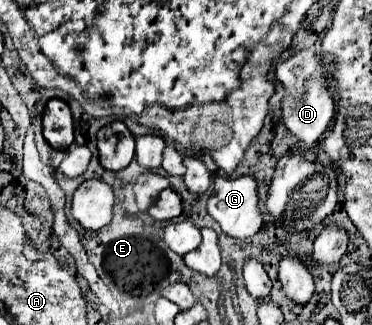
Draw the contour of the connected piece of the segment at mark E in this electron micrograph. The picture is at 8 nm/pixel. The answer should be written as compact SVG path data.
M94 153L86 173L82 175L82 179L74 179L74 183L78 185L80 181L86 179L102 179L106 181L116 195L116 203L114 203L114 217L112 221L102 227L100 231L86 231L82 235L82 243L90 255L90 261L102 271L106 271L112 281L116 283L116 287L120 291L132 293L134 297L142 297L148 299L148 303L156 301L160 297L160 291L170 285L170 283L186 283L190 285L194 297L202 303L202 305L214 305L214 297L222 297L222 299L232 299L244 293L246 285L234 285L232 275L226 273L218 273L216 277L206 277L202 273L196 273L194 269L188 269L186 263L182 261L180 255L176 255L174 251L170 251L170 247L164 243L164 233L162 233L162 225L152 221L146 213L142 213L136 207L136 199L132 193L132 187L138 179L138 175L146 171L142 165L138 165L136 161L132 161L124 171L104 171L104 167L98 163L98 153Z

